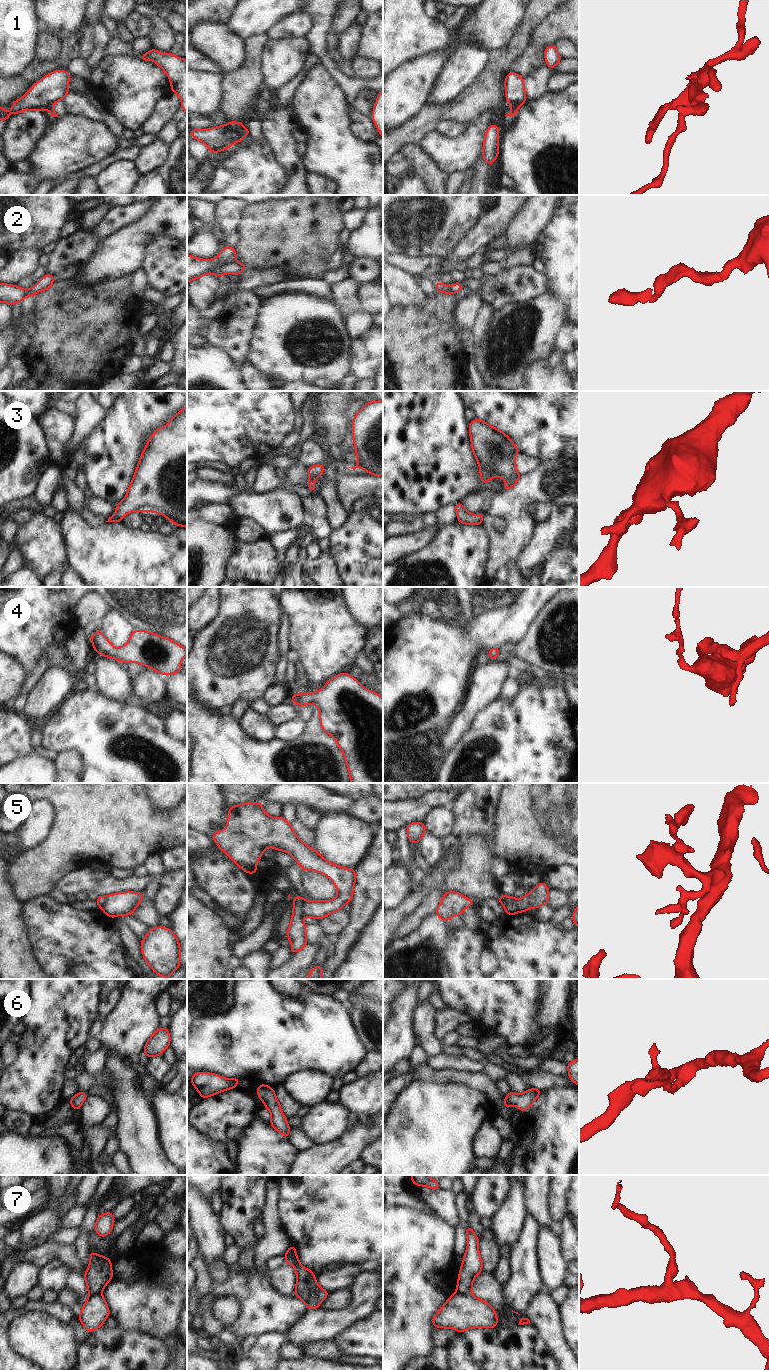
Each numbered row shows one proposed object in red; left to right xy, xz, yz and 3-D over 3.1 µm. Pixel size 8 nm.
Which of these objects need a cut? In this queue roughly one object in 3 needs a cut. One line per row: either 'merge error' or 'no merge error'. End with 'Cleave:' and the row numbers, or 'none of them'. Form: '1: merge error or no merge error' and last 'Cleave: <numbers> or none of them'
1: merge error
2: no merge error
3: no merge error
4: no merge error
5: merge error
6: no merge error
7: merge error
Cleave: 1, 5, 7

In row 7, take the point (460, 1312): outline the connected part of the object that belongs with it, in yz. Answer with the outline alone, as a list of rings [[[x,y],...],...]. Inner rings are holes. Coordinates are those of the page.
[[[455,1293],[435,1314],[431,1323],[437,1328],[453,1328],[457,1333],[469,1328],[495,1328],[497,1313],[486,1301]]]

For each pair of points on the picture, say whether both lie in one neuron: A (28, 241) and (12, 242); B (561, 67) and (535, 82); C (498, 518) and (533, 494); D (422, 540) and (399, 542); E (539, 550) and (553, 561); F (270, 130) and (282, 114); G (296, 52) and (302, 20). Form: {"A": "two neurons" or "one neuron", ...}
{"A": "one neuron", "B": "one neuron", "C": "one neuron", "D": "one neuron", "E": "two neurons", "F": "one neuron", "G": "two neurons"}

